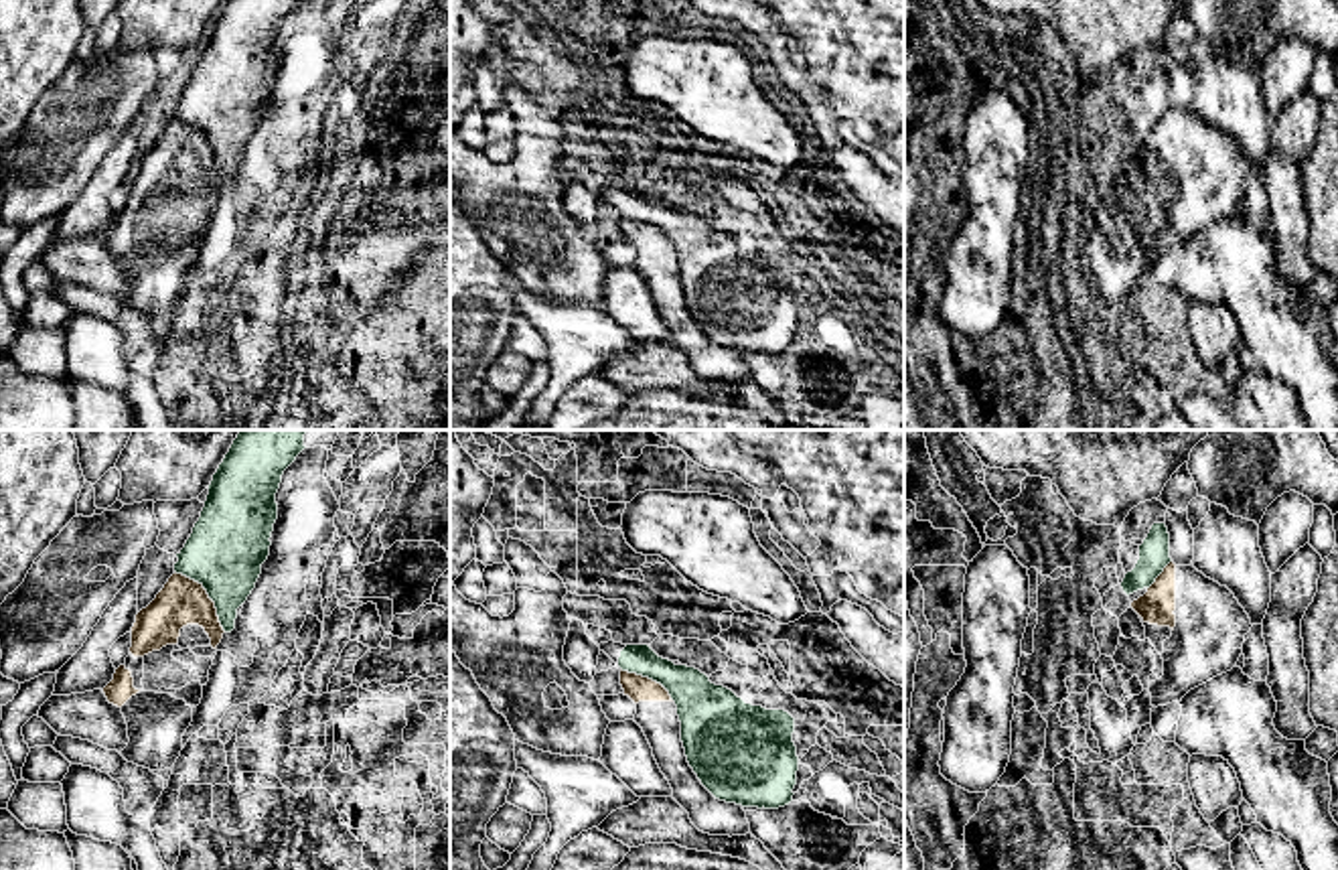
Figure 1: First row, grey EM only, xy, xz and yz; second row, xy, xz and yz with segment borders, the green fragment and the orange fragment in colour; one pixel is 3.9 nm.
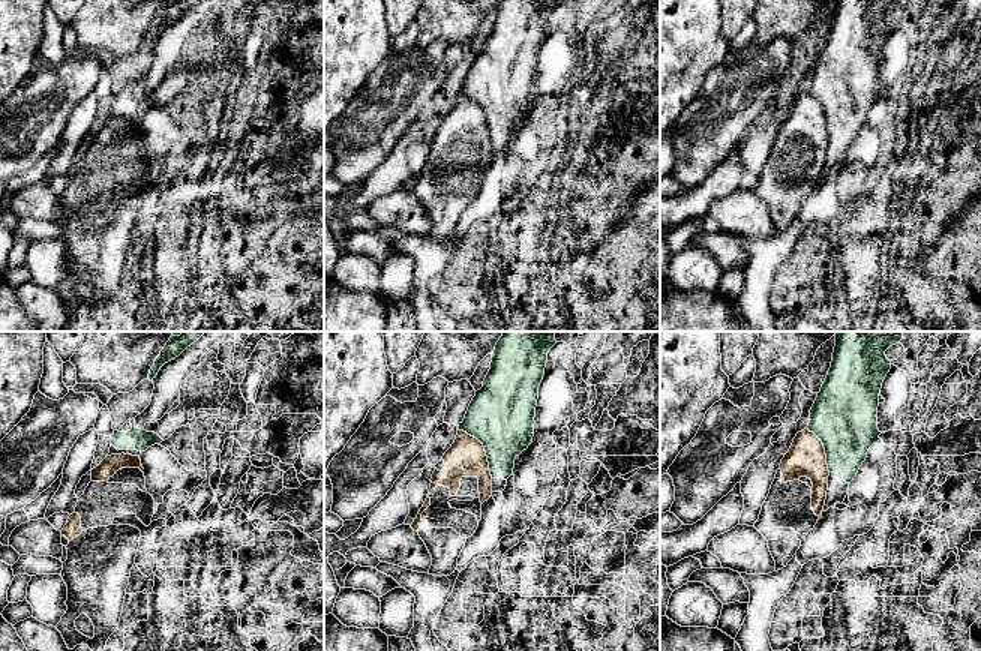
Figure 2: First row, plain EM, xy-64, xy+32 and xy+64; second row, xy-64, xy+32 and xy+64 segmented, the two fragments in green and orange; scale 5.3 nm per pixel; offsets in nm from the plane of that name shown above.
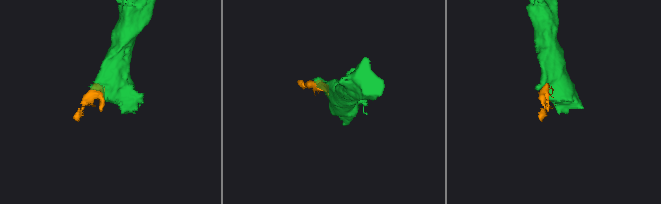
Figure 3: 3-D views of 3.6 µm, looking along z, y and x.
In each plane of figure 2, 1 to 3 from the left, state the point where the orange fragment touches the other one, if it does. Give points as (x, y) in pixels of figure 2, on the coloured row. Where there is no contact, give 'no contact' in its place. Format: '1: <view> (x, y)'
1: no contact
2: xy+32 (485, 449)
3: xy+64 (825, 450)

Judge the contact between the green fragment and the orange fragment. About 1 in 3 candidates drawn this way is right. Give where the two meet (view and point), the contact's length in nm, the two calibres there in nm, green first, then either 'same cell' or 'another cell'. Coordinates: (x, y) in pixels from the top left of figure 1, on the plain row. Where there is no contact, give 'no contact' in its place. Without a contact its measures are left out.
meets green in xy at (209, 142); contact 320 nm long; 320 nm thick on the green side, 190 nm on the other; another cell

